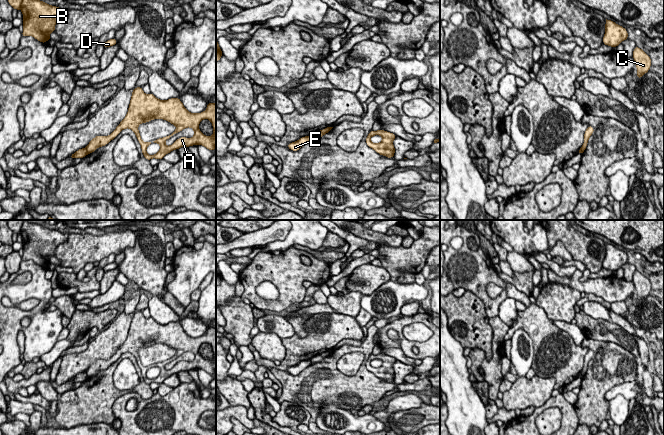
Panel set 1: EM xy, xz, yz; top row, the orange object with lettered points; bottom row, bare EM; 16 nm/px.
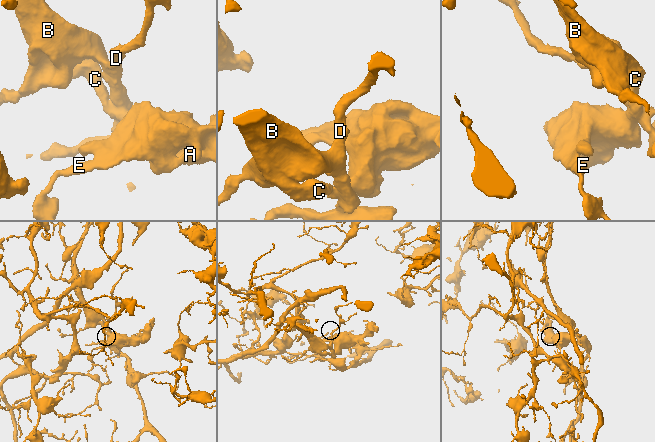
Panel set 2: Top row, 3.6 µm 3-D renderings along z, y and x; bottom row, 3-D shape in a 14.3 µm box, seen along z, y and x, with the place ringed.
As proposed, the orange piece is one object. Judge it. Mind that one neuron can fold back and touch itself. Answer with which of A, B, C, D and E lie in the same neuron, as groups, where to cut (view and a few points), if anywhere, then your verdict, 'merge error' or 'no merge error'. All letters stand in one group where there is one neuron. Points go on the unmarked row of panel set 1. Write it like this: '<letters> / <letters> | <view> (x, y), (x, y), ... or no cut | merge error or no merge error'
A C / B D E | xy (85, 372), (87, 377) | merge error

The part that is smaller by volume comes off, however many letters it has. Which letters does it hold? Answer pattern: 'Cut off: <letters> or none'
Cut off: A, C

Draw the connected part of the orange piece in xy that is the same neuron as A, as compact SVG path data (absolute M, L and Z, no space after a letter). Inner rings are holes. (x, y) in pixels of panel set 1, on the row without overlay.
M136 311L132 315L132 320L125 342L120 346L116 353L109 360L98 359L91 363L86 371L87 378L91 378L97 372L107 369L120 356L126 352L131 353L141 369L142 378L147 384L163 383L172 374L193 369L203 369L207 373L214 375L216 372L216 328L207 327L207 333L201 337L189 336L179 322L160 324L152 317L145 318L142 311ZM154 343L163 343L176 350L176 354L168 360L150 366L141 363L138 350ZM203 343L211 345L213 359L206 360L199 354L199 348ZM190 351L194 354L192 362L178 362L172 369L166 370L165 365L179 357L183 353ZM152 367L158 367L160 374L157 378L149 379L147 371Z

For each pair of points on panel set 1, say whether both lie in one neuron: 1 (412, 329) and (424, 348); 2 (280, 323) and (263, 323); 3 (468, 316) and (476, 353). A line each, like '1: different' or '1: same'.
1: different
2: same
3: different

